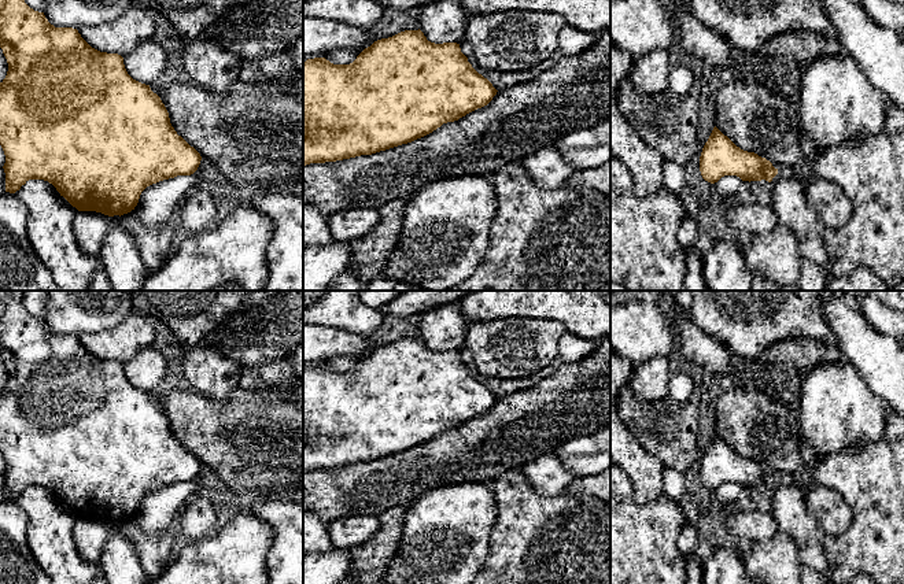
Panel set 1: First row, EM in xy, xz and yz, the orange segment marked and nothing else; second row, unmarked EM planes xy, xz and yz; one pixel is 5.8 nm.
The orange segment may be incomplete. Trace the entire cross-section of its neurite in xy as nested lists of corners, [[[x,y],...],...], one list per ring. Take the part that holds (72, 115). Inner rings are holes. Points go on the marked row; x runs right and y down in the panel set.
[[[0,0],[0,48],[8,63],[5,78],[0,82],[0,145],[5,155],[3,166],[5,173],[5,192],[15,193],[29,180],[44,180],[78,211],[96,211],[108,217],[123,215],[134,210],[141,192],[159,181],[177,175],[193,174],[202,160],[200,154],[177,134],[170,123],[169,112],[160,97],[150,85],[133,80],[118,53],[100,52],[92,48],[73,27],[55,27],[48,22],[44,12],[34,11],[25,0]]]

